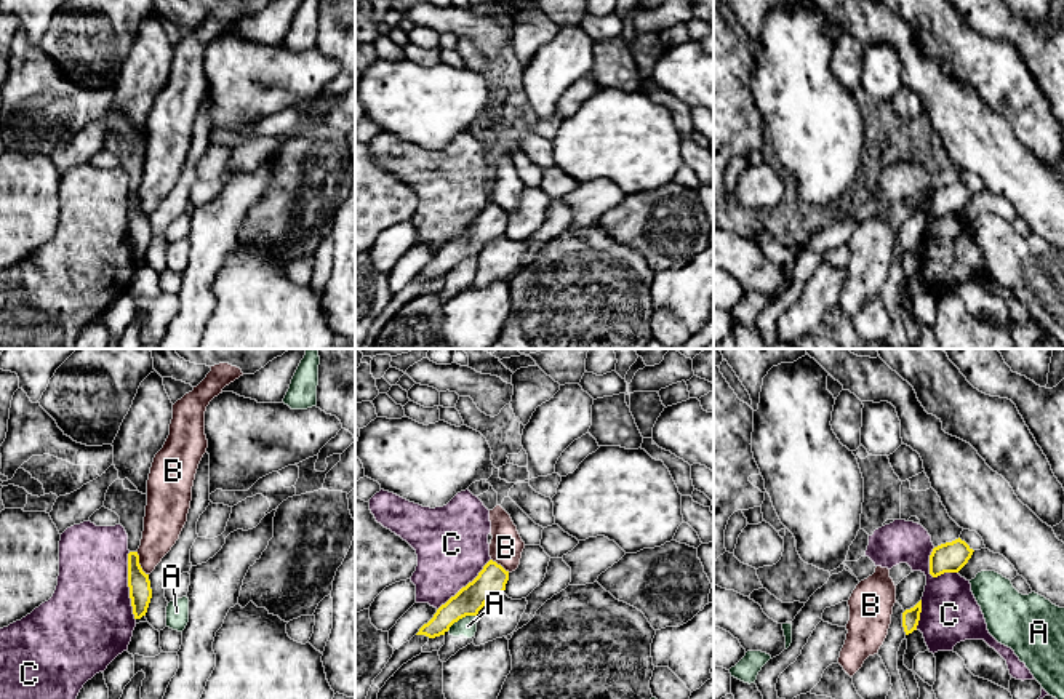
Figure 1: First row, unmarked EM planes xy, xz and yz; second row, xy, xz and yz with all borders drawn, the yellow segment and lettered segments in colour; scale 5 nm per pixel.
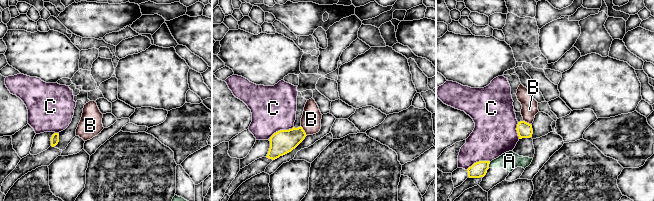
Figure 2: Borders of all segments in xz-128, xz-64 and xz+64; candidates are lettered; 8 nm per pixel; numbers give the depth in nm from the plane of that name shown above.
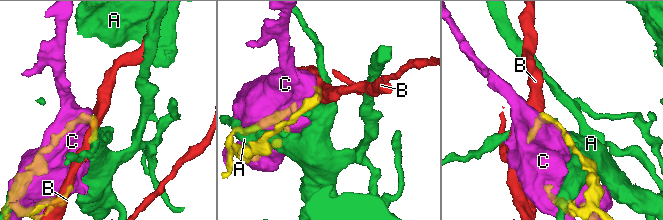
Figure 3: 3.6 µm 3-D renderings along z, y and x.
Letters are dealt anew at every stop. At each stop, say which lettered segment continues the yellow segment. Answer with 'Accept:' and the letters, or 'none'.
Accept: none

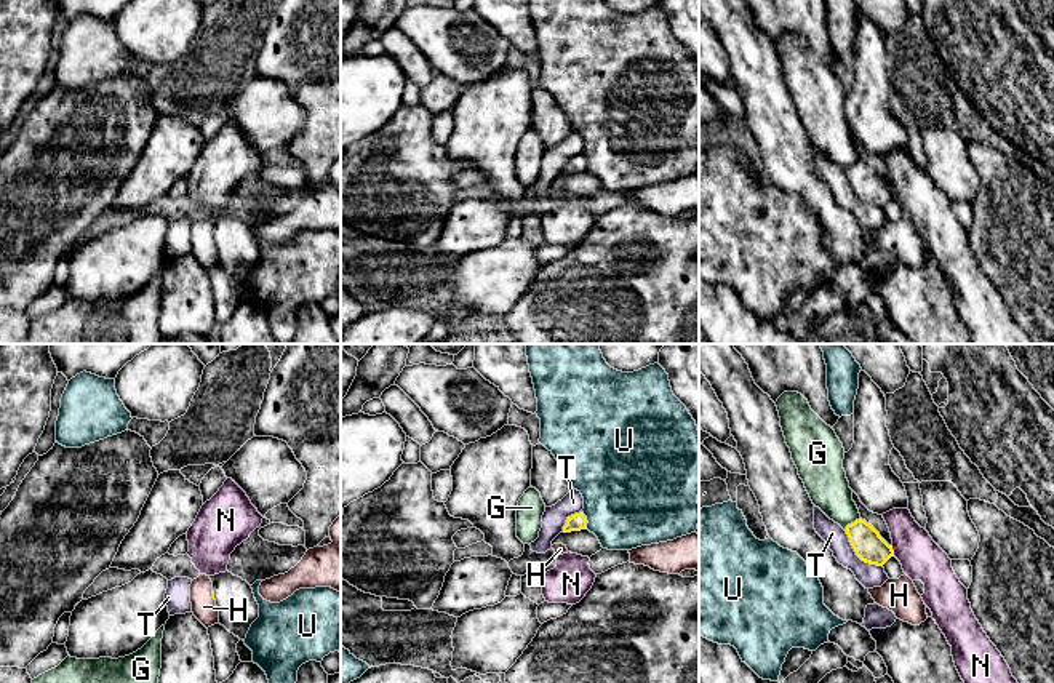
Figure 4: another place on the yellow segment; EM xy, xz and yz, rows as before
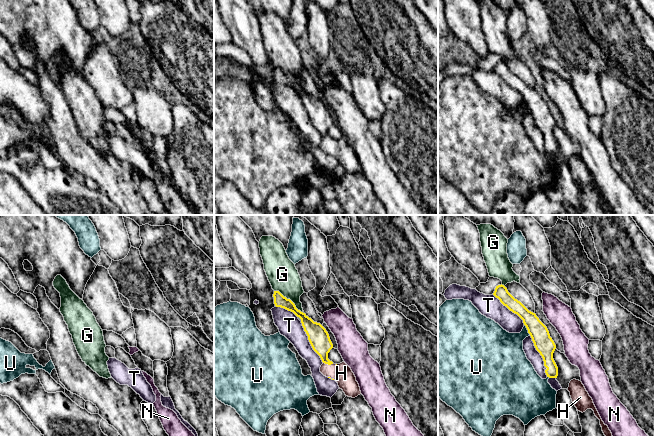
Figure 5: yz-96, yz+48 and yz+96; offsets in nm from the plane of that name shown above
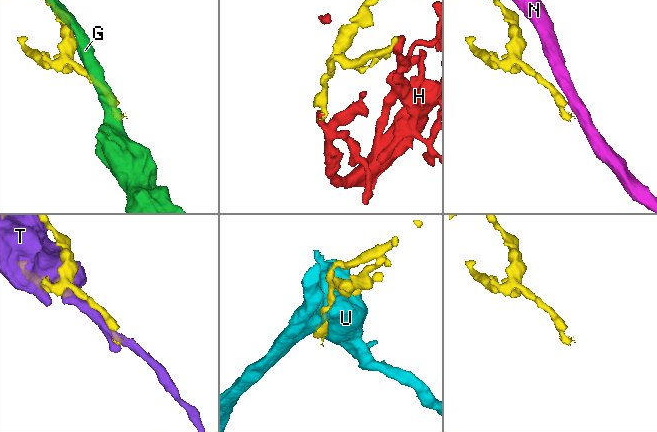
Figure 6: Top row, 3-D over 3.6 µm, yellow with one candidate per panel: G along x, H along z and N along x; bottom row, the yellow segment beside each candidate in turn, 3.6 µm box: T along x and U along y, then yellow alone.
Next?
Accept: none

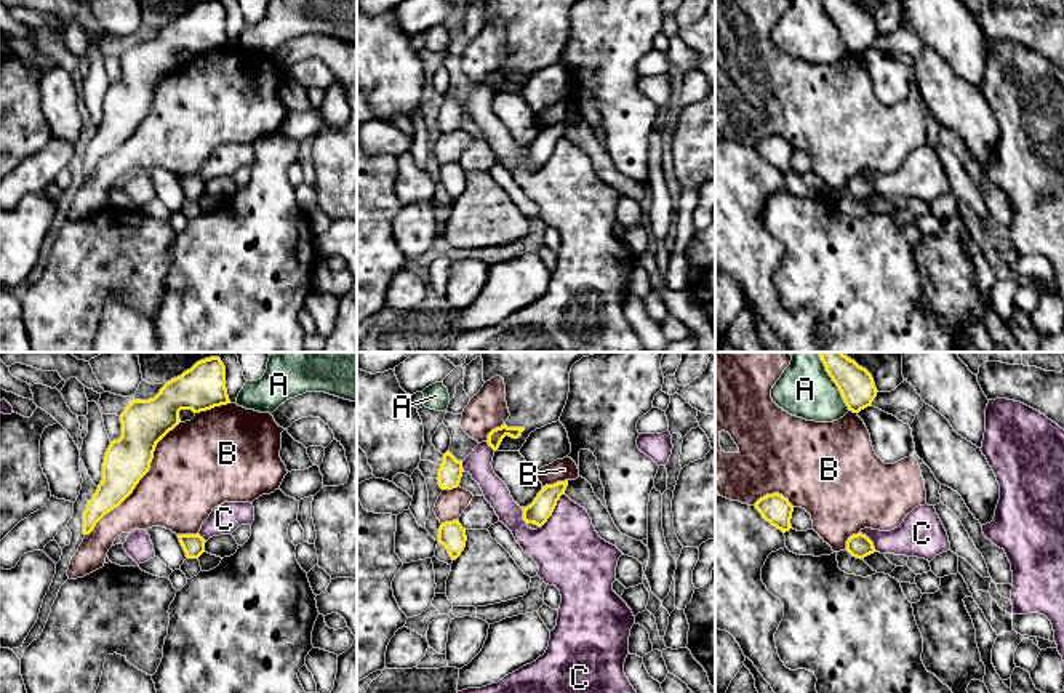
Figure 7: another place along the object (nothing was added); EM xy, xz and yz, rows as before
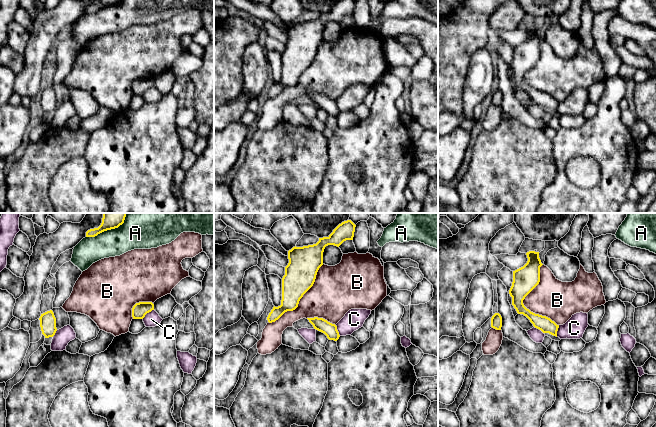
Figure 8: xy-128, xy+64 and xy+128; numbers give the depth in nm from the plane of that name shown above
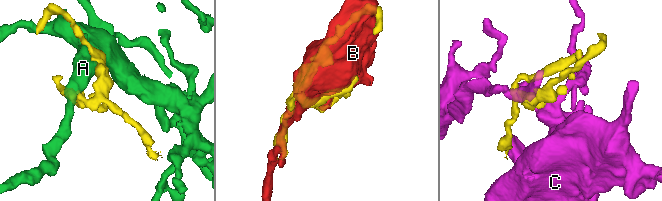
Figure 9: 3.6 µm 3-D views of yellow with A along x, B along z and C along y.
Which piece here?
Accept: C

